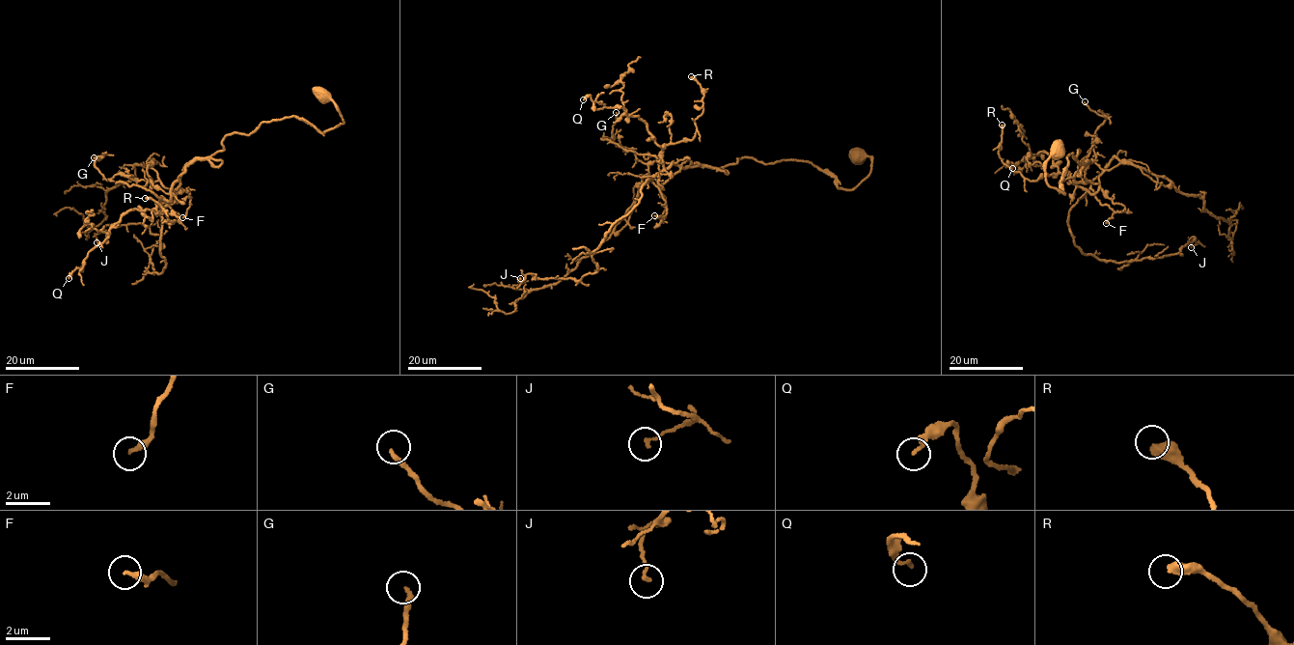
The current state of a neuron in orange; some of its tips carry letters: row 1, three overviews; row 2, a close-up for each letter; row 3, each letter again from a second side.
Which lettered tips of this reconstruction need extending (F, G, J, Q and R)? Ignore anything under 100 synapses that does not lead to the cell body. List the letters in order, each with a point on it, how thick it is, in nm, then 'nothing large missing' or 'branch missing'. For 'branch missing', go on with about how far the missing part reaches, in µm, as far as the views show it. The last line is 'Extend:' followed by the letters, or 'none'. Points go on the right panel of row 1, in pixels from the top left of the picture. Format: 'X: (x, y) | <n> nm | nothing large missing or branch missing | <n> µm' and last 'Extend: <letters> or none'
F: (1106, 223) | 260 nm | nothing large missing
G: (1085, 101) | 200 nm | nothing large missing
J: (1191, 247) | 140 nm | nothing large missing
Q: (1012, 168) | 150 nm | nothing large missing
R: (1002, 125) | 480 nm | nothing large missing
Extend: none

